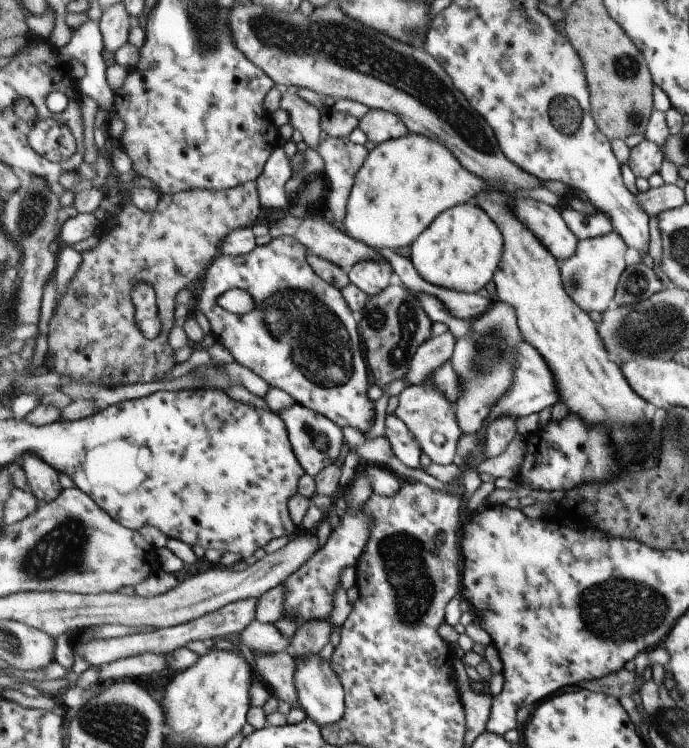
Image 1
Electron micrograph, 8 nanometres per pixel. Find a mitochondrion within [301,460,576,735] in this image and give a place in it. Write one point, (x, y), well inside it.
(400, 556)

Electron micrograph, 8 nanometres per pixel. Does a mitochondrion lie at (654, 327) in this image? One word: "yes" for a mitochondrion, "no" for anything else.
yes

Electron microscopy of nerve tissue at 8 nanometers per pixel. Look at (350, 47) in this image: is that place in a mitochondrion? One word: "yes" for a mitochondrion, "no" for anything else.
yes

